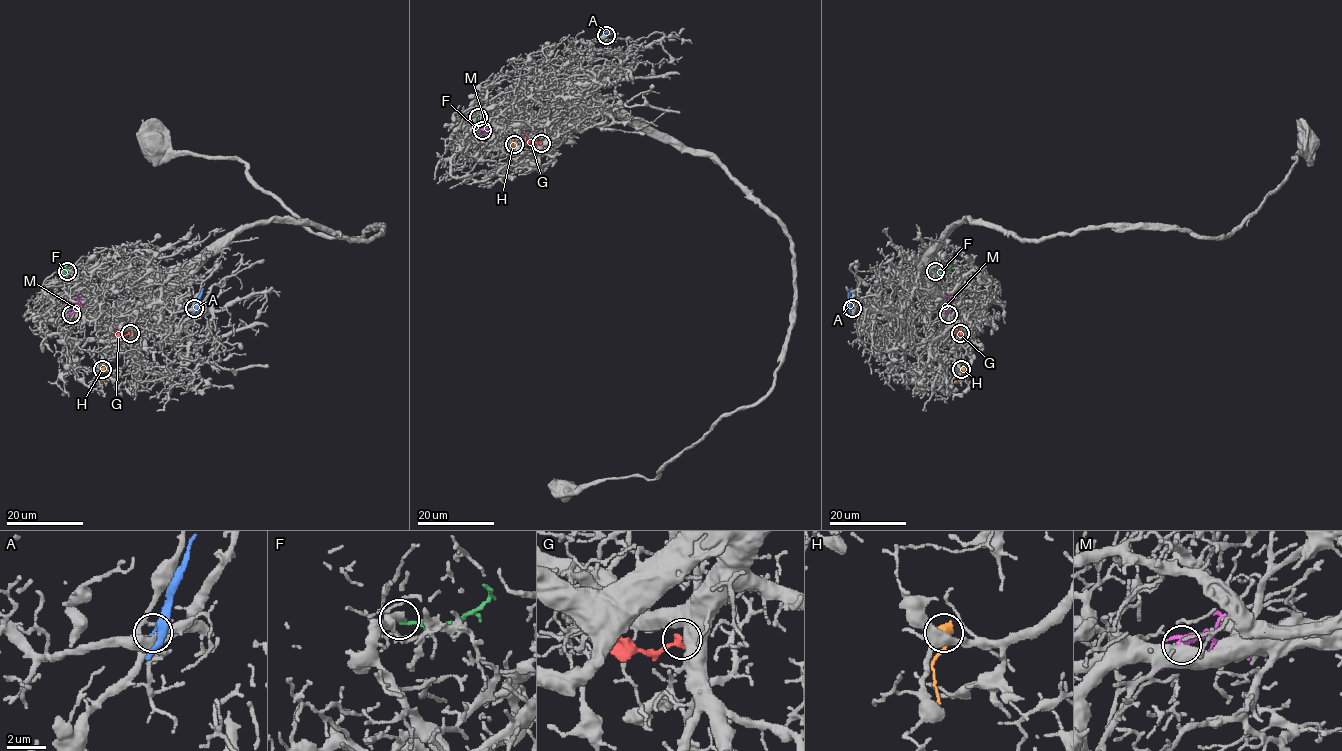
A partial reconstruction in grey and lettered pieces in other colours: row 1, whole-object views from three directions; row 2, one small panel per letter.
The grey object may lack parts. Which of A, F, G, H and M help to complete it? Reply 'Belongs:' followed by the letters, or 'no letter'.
Belongs: F

